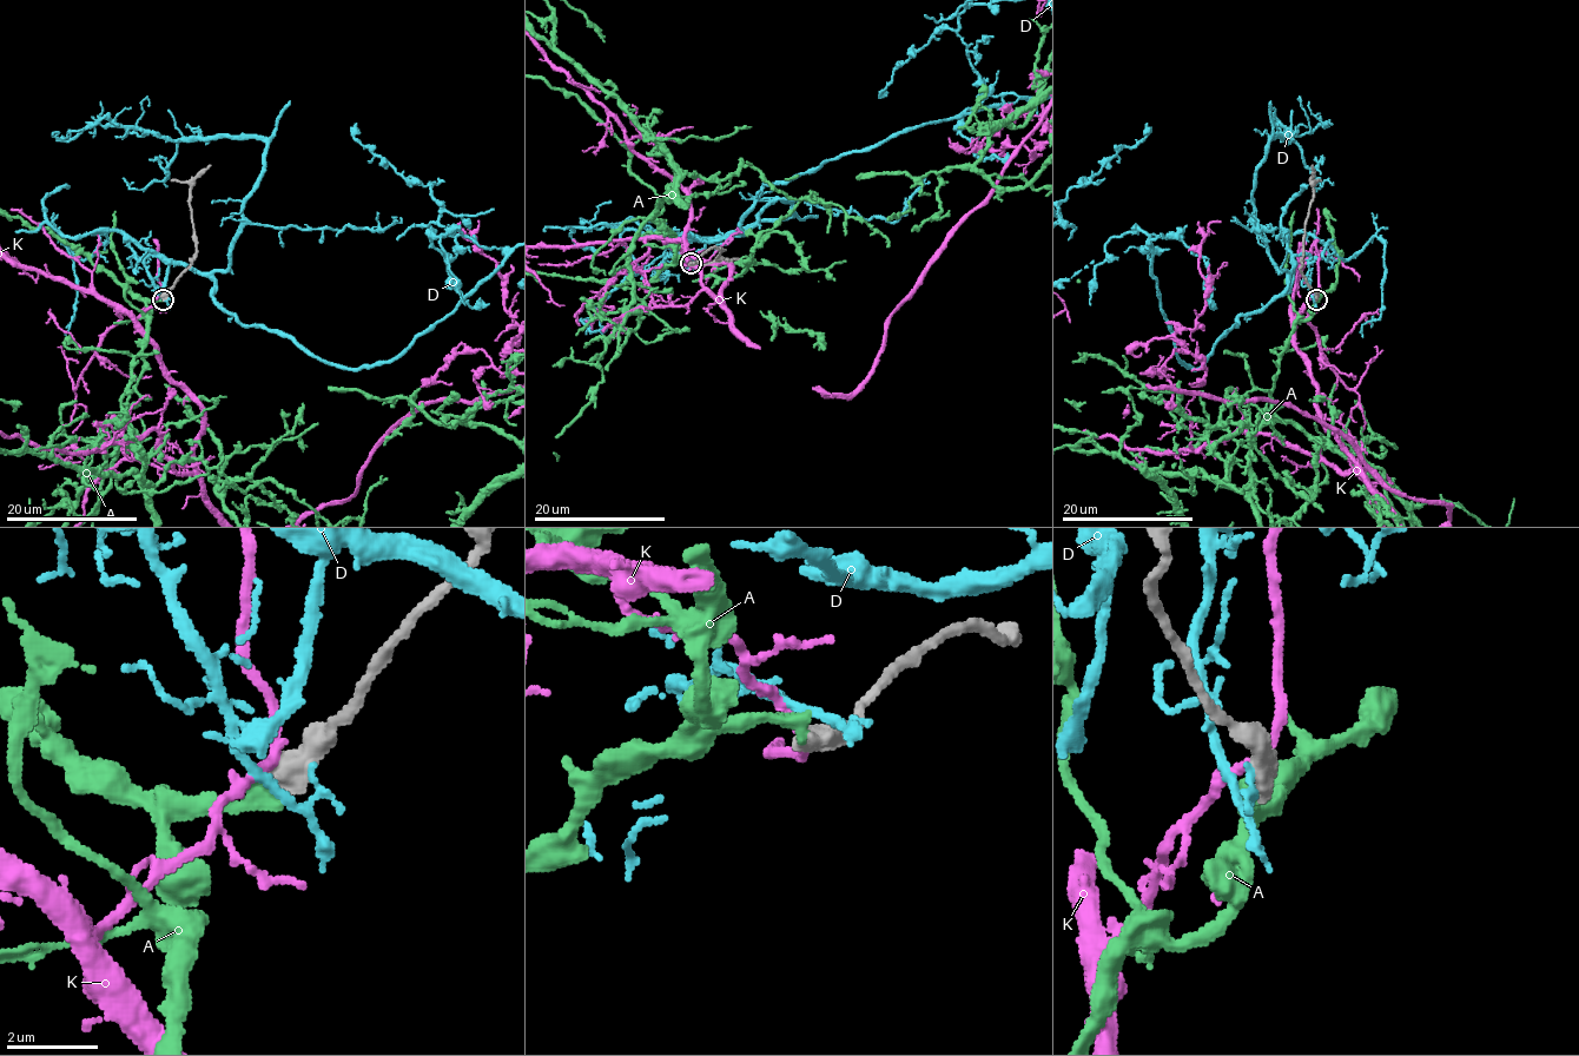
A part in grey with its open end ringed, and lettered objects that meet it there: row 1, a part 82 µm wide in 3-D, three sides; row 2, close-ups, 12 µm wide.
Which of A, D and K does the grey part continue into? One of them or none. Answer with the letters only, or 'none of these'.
A

